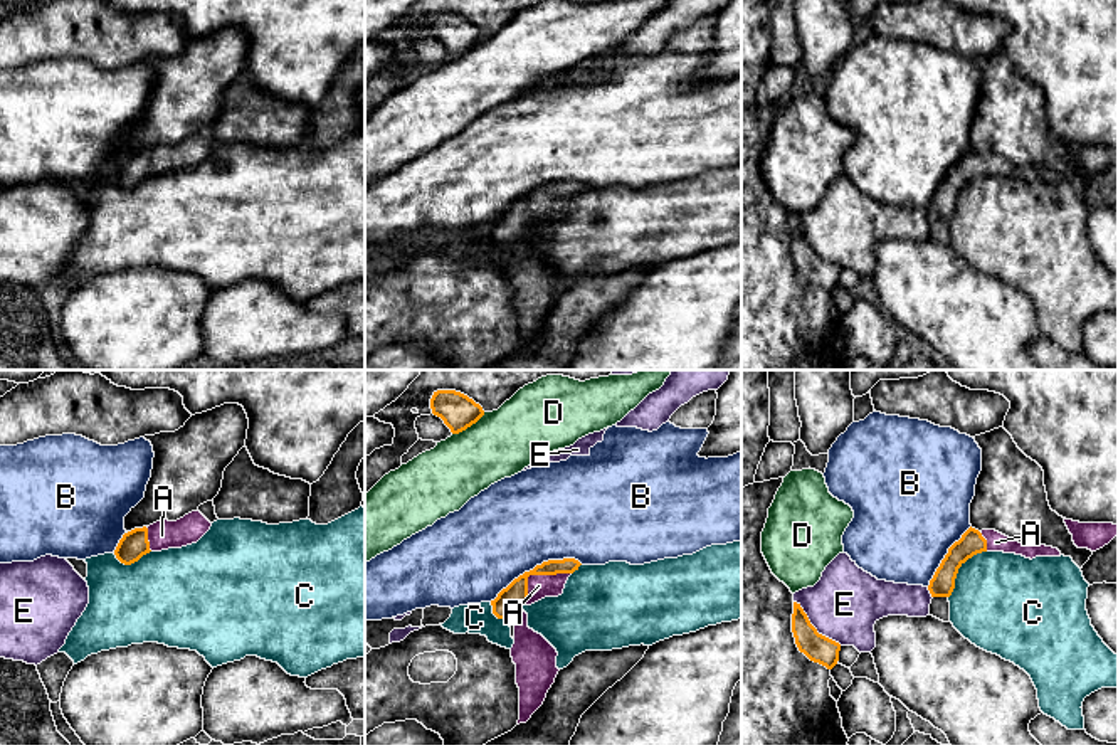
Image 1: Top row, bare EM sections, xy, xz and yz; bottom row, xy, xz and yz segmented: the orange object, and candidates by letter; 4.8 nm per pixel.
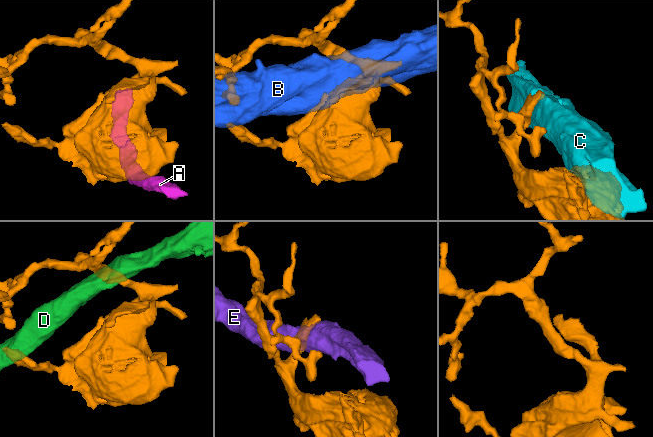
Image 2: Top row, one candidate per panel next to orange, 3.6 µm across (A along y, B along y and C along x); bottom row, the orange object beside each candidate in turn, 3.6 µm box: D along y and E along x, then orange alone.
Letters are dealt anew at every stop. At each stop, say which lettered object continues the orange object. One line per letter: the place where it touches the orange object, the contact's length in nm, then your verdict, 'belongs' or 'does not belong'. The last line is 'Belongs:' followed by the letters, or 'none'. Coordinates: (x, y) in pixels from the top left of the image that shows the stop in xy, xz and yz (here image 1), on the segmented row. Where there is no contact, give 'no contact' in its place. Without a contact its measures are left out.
A: contact xz (537, 574); length 260 nm; belongs
B: contact xz (537, 565); length 480 nm; does not belong
C: contact yz (957, 570); length 300 nm; does not belong
D: contact xz (468, 426); length 190 nm; does not belong
E: contact yz (814, 628); length 320 nm; does not belong
Belongs: A

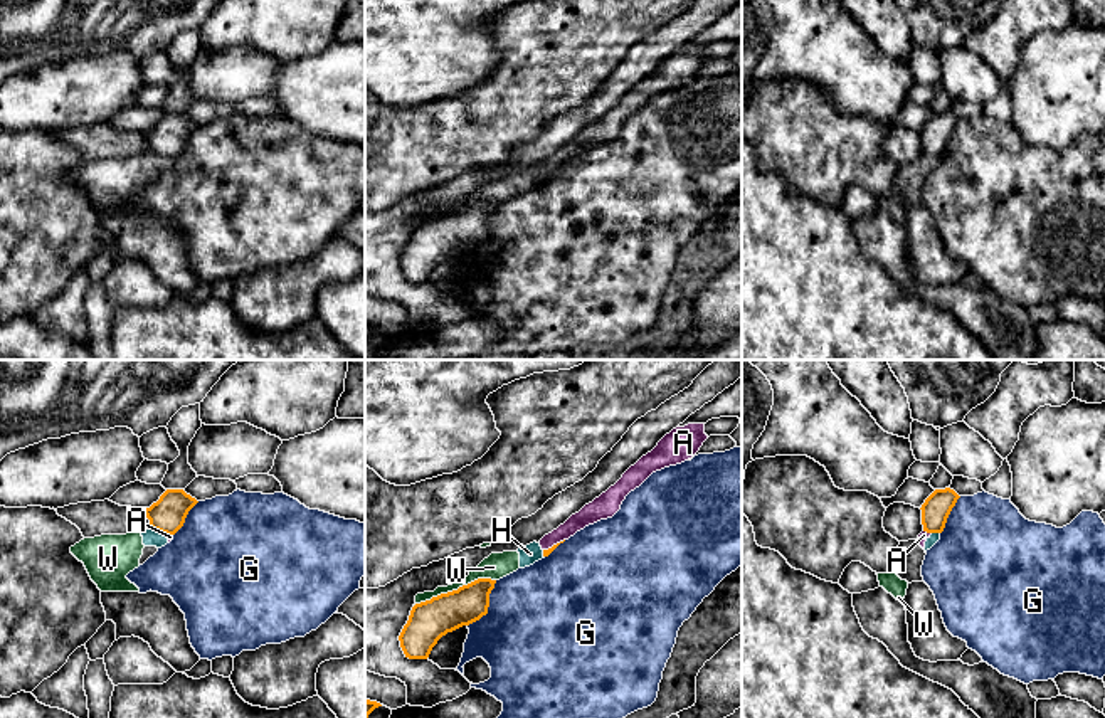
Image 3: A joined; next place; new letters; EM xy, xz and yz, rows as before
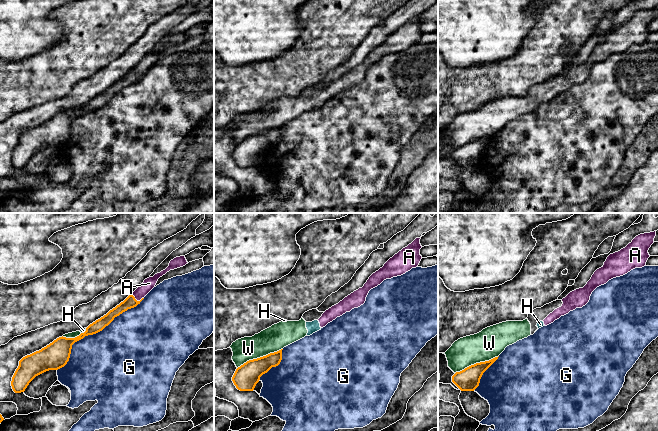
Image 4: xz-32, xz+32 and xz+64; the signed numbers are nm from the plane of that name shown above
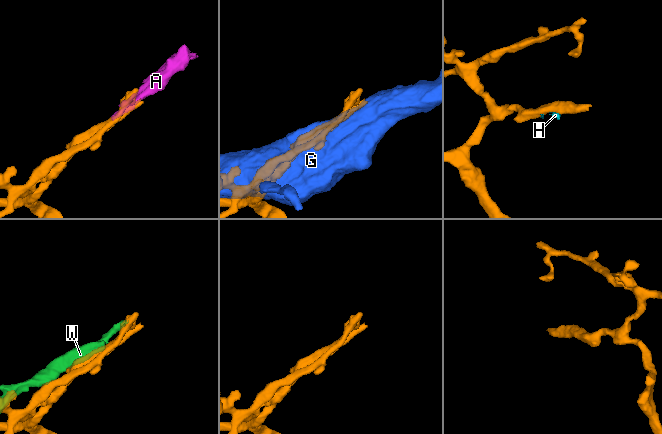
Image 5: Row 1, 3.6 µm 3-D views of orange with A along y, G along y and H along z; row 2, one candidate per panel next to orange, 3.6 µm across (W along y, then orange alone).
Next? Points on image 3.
A: contact xz (554, 545); length 120 nm; does not belong
G: contact xz (488, 606); length 260 nm; does not belong
H: contact xy (160, 530); length 90 nm; does not belong
W: contact xz (454, 591); length 420 nm; does not belong
Belongs: none

